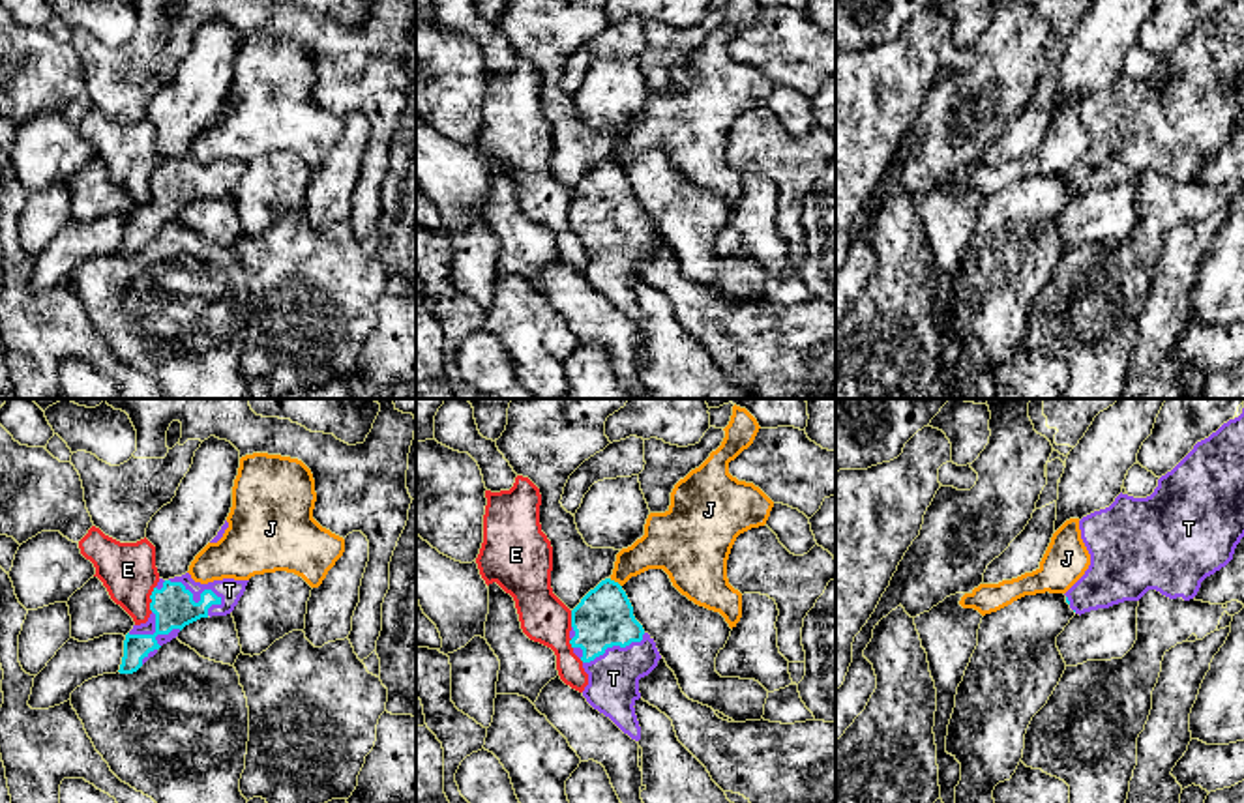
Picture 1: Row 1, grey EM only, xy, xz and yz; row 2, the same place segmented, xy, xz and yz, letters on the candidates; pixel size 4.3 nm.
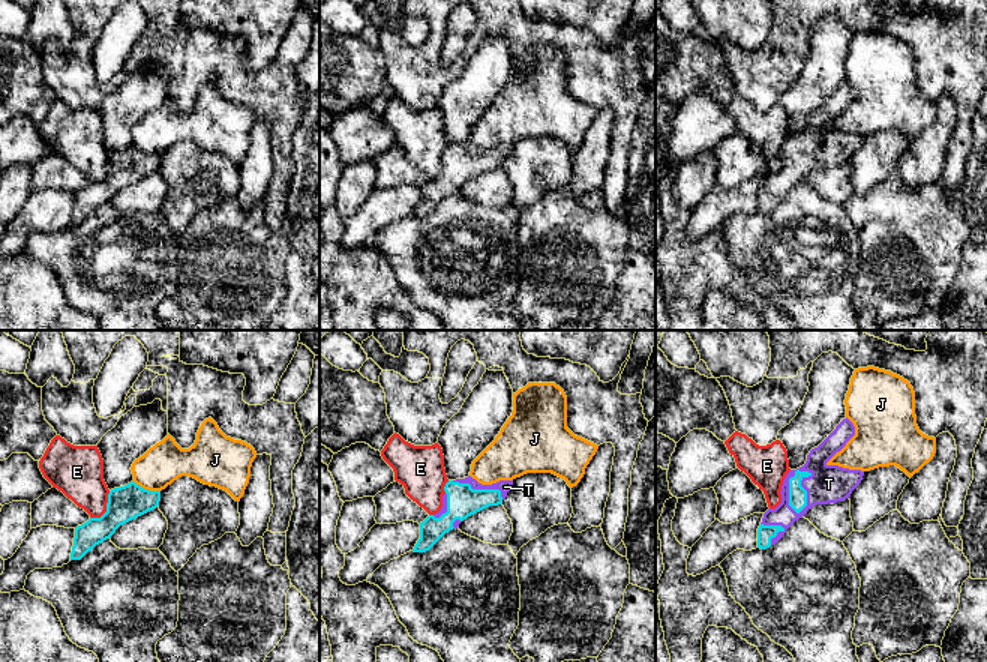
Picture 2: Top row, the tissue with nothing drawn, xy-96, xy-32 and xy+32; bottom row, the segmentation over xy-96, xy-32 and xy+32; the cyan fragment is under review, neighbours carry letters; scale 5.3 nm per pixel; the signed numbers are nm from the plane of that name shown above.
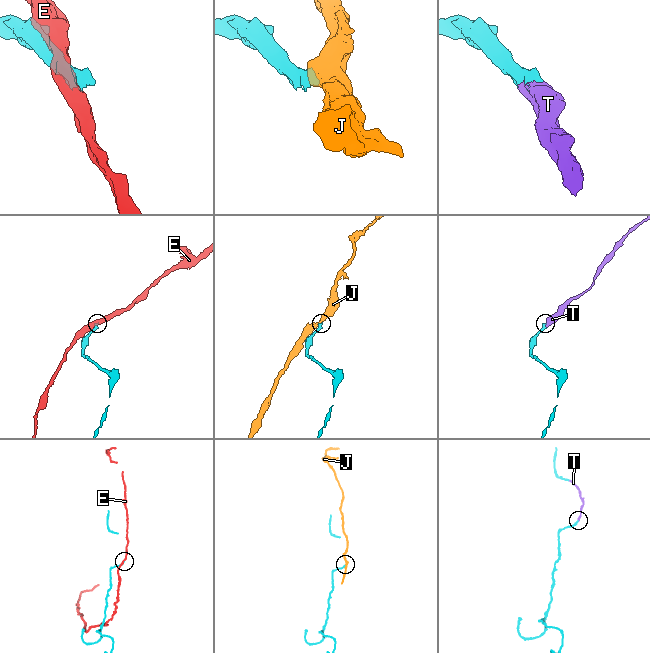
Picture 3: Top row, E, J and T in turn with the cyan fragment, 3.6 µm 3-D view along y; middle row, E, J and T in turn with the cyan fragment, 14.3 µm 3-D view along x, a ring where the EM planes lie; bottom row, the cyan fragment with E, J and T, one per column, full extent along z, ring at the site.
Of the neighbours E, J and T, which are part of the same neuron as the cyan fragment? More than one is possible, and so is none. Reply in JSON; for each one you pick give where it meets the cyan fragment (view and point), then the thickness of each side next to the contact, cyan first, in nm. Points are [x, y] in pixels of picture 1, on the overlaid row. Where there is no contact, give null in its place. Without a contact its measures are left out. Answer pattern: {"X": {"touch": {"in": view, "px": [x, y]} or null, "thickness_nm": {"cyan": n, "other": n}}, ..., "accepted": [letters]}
{"T": {"touch": {"in": "xy", "px": [199, 601]}, "thickness_nm": {"cyan": 180, "other": 100}}, "accepted": ["T"]}

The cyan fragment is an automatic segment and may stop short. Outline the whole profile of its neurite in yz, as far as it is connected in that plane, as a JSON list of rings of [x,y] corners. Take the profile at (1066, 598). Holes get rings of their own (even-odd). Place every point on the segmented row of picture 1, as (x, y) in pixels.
[[[1244,408],[1235,419],[1223,423],[1165,475],[1147,498],[1118,494],[1115,502],[1079,520],[1081,539],[1090,554],[1085,575],[1064,593],[1075,614],[1109,608],[1124,601],[1139,601],[1148,590],[1169,599],[1190,601],[1197,595],[1201,582],[1225,567],[1244,537]]]

